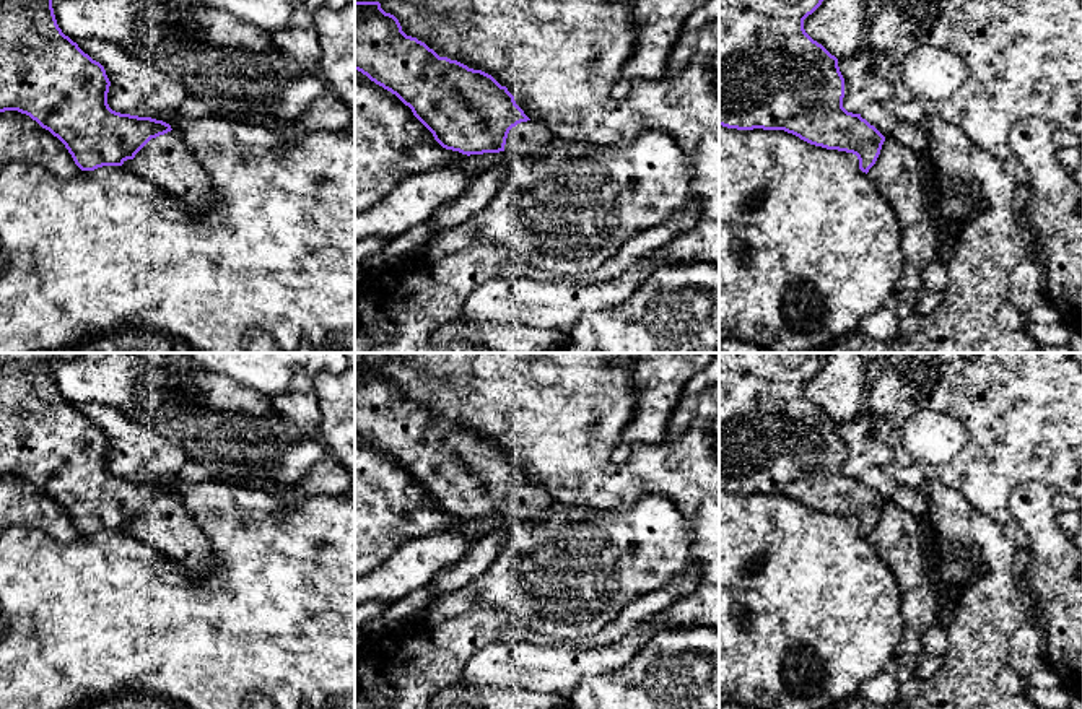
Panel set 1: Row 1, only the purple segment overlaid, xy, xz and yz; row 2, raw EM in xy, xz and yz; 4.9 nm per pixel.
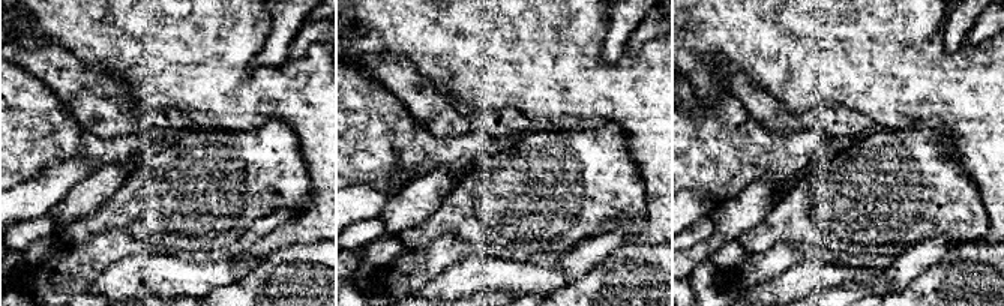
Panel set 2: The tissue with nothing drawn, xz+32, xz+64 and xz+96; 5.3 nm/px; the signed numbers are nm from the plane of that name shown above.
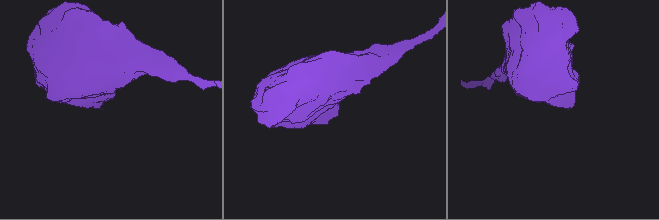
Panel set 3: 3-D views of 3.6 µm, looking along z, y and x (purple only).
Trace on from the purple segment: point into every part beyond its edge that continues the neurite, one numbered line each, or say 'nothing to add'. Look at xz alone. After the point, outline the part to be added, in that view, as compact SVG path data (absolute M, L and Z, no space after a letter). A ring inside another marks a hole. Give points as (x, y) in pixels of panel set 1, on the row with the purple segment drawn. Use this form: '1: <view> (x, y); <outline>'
1: xz (527, 137); M527 120L513 127L508 133L504 151L514 156L529 156L556 141L548 125L540 120Z

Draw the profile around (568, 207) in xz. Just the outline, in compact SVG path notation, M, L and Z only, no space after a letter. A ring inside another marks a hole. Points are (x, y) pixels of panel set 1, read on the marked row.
M648 130L623 145L556 140L522 156L490 203L464 224L433 236L418 252L439 260L472 246L496 244L514 262L535 265L553 275L574 275L609 262L633 236L667 221L692 198L692 163L687 151L665 132Z

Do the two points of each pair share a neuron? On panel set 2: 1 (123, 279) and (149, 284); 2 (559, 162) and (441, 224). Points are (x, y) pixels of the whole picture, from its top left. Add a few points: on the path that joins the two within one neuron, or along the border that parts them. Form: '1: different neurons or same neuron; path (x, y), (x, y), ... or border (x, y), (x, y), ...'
1: same neuron; path (129, 278), (143, 278)
2: same neuron; path (530, 191), (470, 212)

